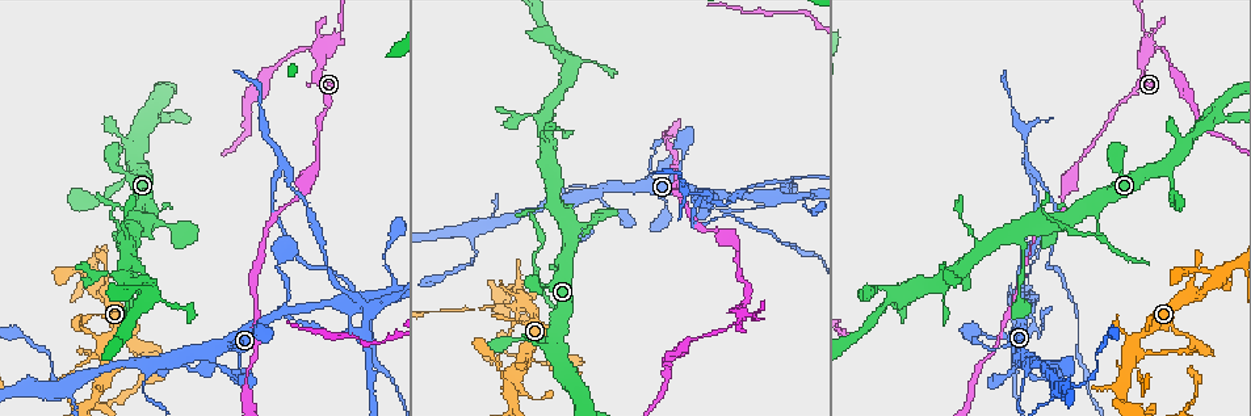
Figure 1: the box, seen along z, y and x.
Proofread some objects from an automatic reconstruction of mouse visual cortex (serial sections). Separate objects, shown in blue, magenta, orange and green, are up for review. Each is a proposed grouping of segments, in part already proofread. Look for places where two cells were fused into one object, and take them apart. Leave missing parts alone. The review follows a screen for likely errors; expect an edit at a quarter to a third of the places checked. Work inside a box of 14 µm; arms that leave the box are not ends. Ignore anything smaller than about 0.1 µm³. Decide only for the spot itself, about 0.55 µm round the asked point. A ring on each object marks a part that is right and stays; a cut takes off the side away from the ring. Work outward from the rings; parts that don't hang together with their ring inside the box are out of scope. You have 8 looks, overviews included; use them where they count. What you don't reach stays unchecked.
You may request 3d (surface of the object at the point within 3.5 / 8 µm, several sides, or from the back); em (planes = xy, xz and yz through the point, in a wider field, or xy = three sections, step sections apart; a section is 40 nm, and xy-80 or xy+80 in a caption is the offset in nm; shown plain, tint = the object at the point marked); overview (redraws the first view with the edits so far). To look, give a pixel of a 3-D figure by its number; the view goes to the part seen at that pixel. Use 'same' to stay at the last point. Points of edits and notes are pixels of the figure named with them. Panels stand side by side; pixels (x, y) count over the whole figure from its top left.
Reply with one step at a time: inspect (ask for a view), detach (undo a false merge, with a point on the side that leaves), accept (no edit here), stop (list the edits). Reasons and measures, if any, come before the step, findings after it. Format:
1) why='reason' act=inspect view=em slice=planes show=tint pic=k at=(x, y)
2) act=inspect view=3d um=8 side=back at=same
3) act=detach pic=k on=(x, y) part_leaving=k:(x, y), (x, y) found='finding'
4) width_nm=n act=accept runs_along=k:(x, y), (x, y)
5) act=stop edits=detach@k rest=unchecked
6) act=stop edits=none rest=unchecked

why='arms part here' act=inspect view=3d um=8 pic=1 at=(1146, 47)

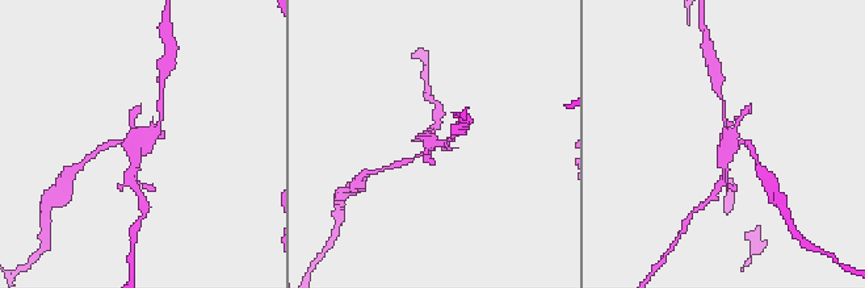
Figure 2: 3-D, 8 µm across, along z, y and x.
why='now the EM' act=inspect view=em slice=xy step=1 show=tint pic=2 at=(727, 143)

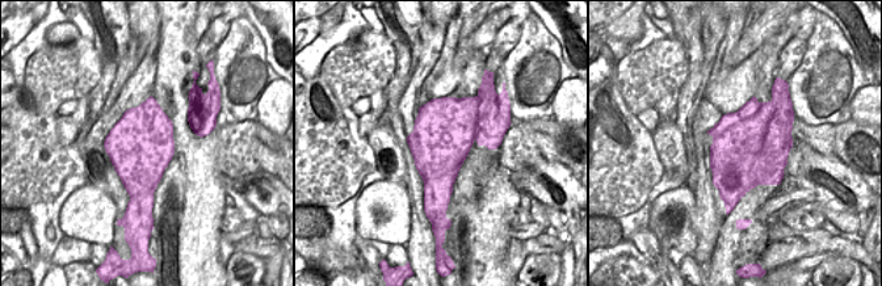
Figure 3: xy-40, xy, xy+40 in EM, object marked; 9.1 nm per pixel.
act=detach pic=2 on=(112, 142) found='a second cell is stuck on'

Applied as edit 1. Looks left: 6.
why='sharp bend' act=inspect view=3d um=3.5 pic=1 at=(112, 211)

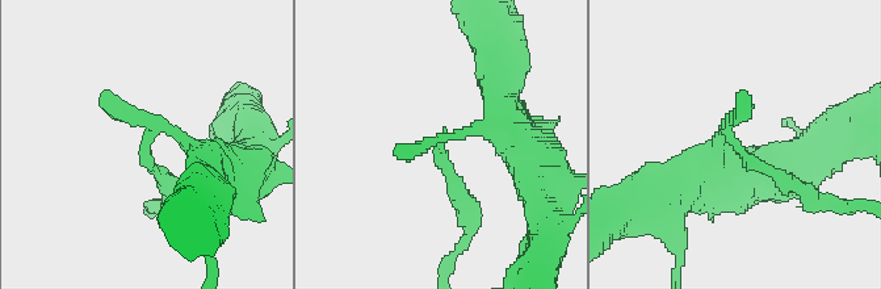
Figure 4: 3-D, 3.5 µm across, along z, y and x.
why='shape alone is not enough' act=inspect view=em slice=planes show=tint pic=4 at=(148, 136)

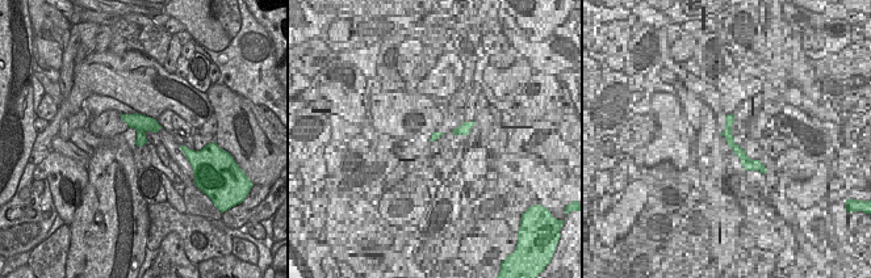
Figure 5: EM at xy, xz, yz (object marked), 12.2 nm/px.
act=detach pic=4 on=(451, 179) part_leaving=4:(437, 145), (470, 212), (466, 242) found='two cells meet here'

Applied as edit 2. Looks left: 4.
why='redraw' act=inspect view=overview

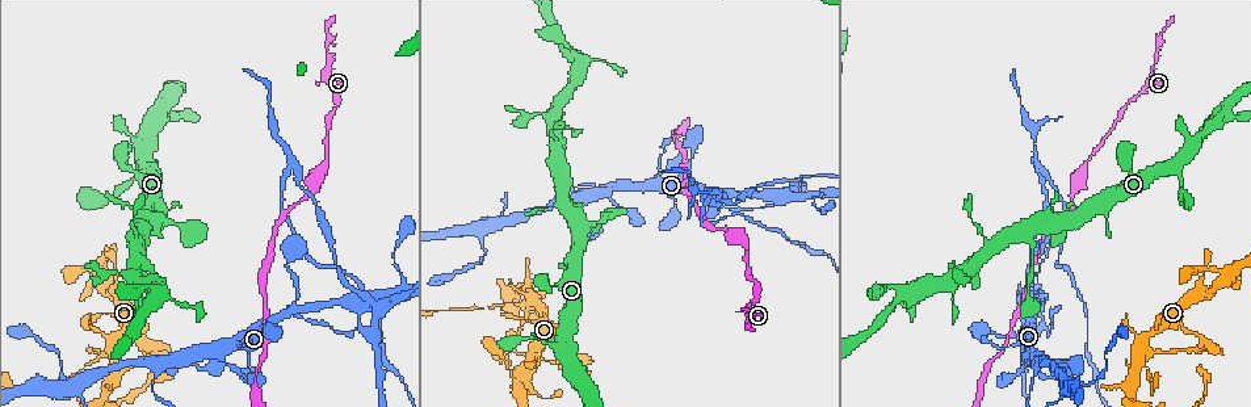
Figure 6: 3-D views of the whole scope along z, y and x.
why='a fork' act=inspect view=3d um=8 pic=6 at=(1143, 350)

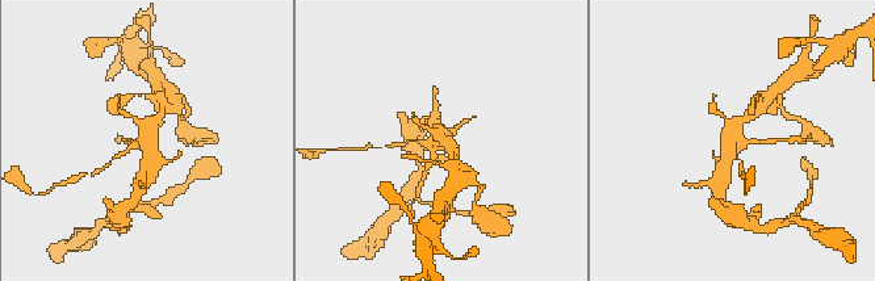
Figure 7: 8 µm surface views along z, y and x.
act=inspect view=em slice=xy step=2 show=tint pic=7 at=(145, 136)

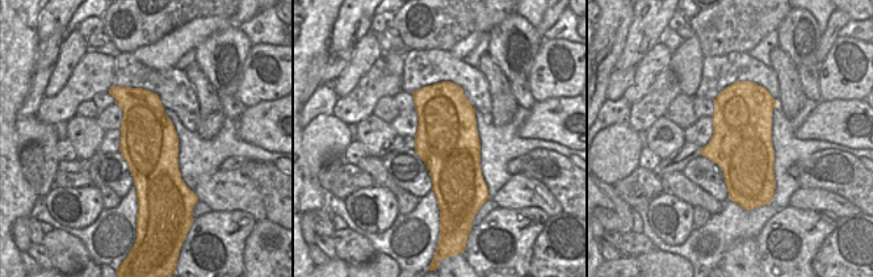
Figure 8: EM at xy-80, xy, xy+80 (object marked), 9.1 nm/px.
act=accept runs_along=7:(754, 113), (737, 124), (725, 173) found='one cell here'

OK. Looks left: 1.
act=stop edits=detach@2,detach@4 rest=unchecked

